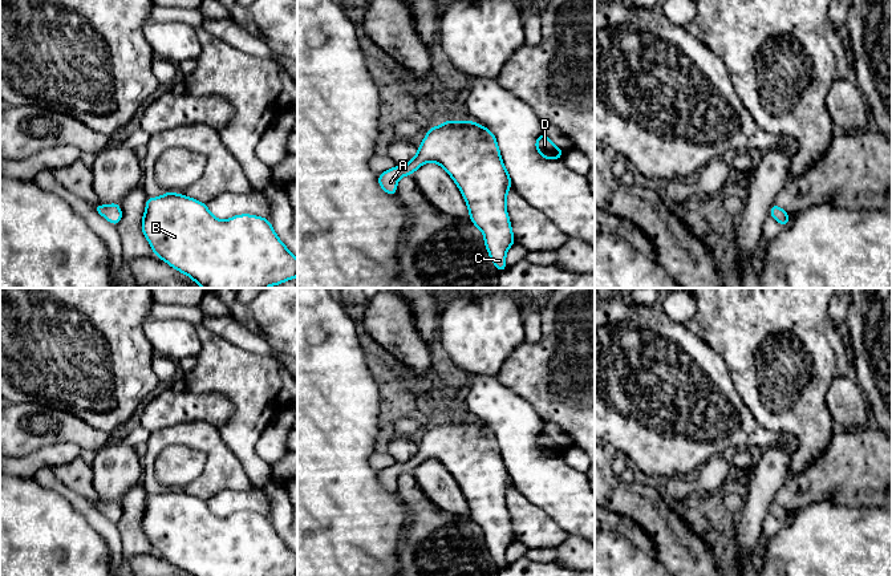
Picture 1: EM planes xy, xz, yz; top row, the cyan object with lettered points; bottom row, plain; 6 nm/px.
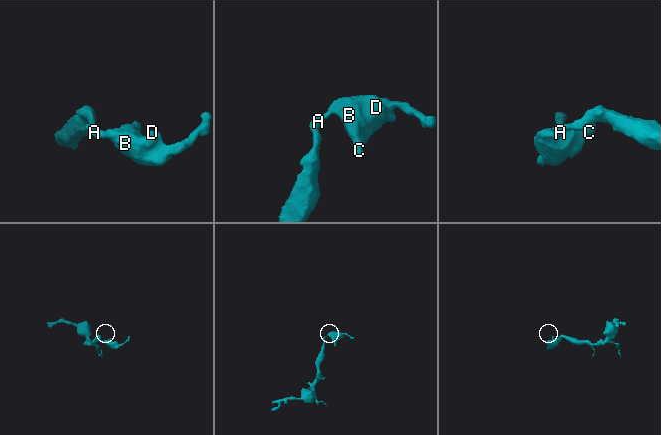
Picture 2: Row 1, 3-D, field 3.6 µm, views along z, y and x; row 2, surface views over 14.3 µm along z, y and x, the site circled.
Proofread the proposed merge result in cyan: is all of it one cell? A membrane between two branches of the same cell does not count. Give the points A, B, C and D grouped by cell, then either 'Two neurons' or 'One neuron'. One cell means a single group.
Groups: A B C D. One neuron

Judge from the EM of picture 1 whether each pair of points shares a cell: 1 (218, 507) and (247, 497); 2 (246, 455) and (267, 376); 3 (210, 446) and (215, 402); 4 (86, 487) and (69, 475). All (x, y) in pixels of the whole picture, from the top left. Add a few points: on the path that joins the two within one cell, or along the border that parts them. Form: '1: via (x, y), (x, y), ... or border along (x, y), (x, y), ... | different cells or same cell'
1: via (224, 503), (240, 501) | same cell
2: via (246, 435), (246, 425), (254, 413), (259, 396) | same cell
3: border along (182, 422), (206, 421), (219, 428) | different cells
4: via (82, 483), (73, 478) | same cell

